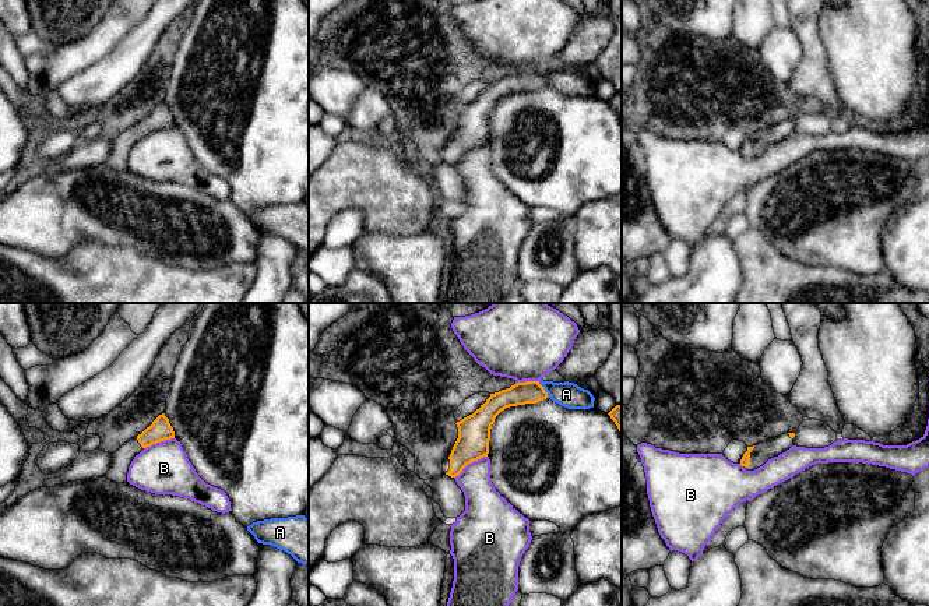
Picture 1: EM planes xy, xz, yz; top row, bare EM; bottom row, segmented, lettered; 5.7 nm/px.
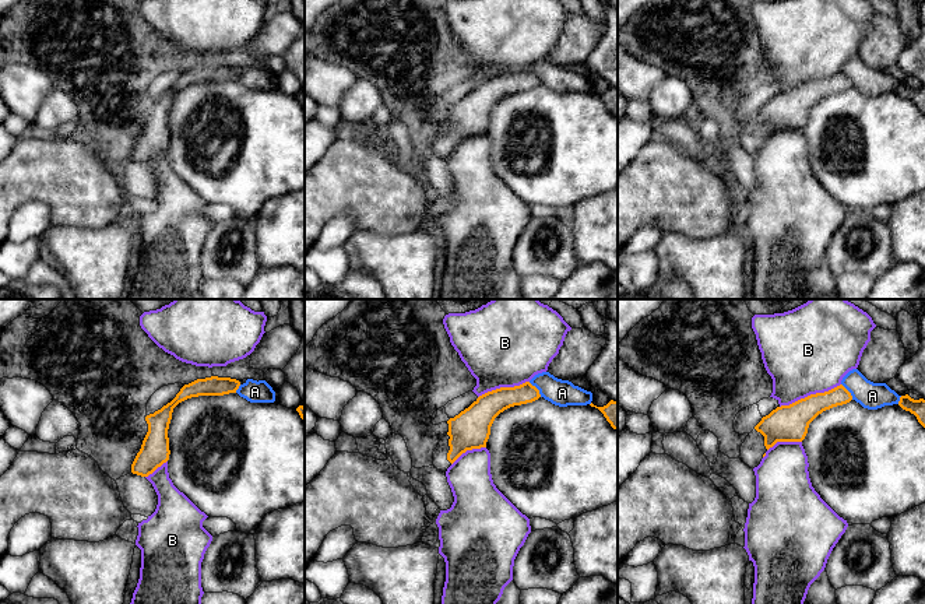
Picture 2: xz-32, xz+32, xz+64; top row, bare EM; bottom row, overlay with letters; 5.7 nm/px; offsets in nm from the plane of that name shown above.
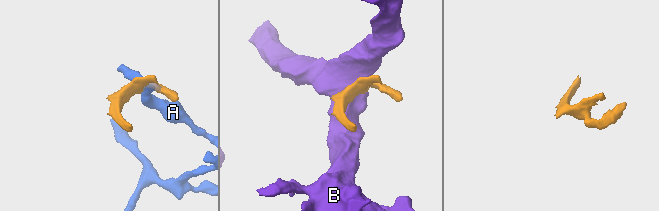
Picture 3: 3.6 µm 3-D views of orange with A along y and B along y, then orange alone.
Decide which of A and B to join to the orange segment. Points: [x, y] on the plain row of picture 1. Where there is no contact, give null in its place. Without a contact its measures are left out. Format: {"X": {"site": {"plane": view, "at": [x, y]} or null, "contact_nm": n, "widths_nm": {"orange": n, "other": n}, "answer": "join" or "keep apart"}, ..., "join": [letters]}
{"A": {"site": {"plane": "xz", "at": [544, 77]}, "contact_nm": 110, "widths_nm": {"orange": 130, "other": 150}, "answer": "keep apart"}, "B": {"site": {"plane": "xz", "at": [470, 150]}, "contact_nm": 240, "widths_nm": {"orange": 190, "other": 200}, "answer": "keep apart"}, "join": []}

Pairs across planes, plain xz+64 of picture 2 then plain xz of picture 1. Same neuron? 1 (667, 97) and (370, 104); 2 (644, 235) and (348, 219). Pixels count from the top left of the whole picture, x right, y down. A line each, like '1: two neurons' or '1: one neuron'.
1: one neuron
2: one neuron

